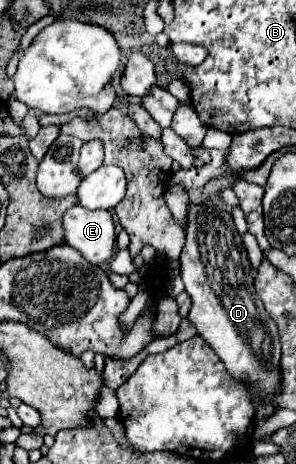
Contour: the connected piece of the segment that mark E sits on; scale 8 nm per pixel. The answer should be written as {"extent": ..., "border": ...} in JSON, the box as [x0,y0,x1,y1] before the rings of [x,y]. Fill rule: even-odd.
{"extent":[63,205,115,265],"border":[[[81,205],[69,209],[63,217],[65,243],[79,249],[83,257],[101,265],[115,253],[115,223],[109,211],[91,211]]]}

